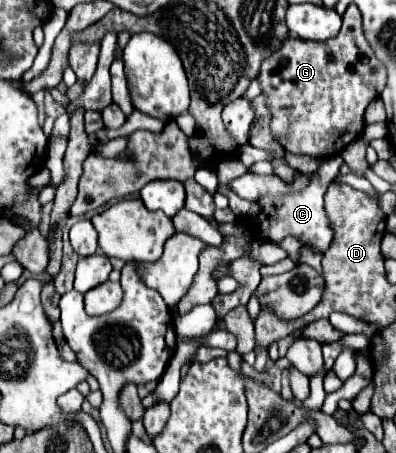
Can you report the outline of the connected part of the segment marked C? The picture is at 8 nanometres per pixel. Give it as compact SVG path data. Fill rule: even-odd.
M337 154L335 158L327 158L323 160L321 168L315 172L311 184L299 192L299 194L289 194L289 196L275 196L275 198L261 198L259 206L261 212L257 218L249 220L249 230L255 232L253 236L259 240L269 240L269 242L279 242L285 236L297 236L305 246L315 246L319 252L325 252L331 246L333 240L333 230L331 230L331 222L325 214L325 206L323 206L323 196L327 192L327 186L337 178L339 174L339 166L343 164L343 158ZM277 224L277 230L275 230ZM259 232L259 234L257 234Z

